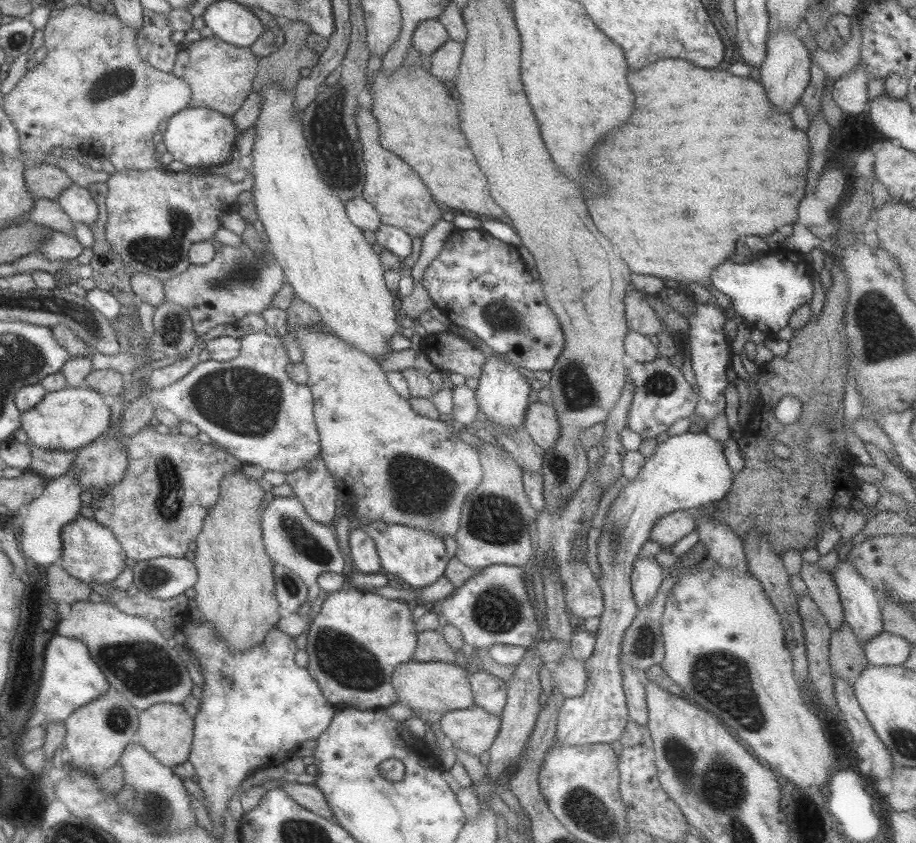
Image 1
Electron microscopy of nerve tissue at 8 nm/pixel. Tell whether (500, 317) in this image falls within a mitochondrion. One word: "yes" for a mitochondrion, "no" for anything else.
yes

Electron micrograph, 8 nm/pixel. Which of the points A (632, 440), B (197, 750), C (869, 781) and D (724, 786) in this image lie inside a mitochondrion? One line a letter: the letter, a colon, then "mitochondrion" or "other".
A: other
B: other
C: other
D: mitochondrion

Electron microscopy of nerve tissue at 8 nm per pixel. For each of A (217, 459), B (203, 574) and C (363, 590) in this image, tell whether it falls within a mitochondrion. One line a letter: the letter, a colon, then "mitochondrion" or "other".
A: other
B: other
C: other

